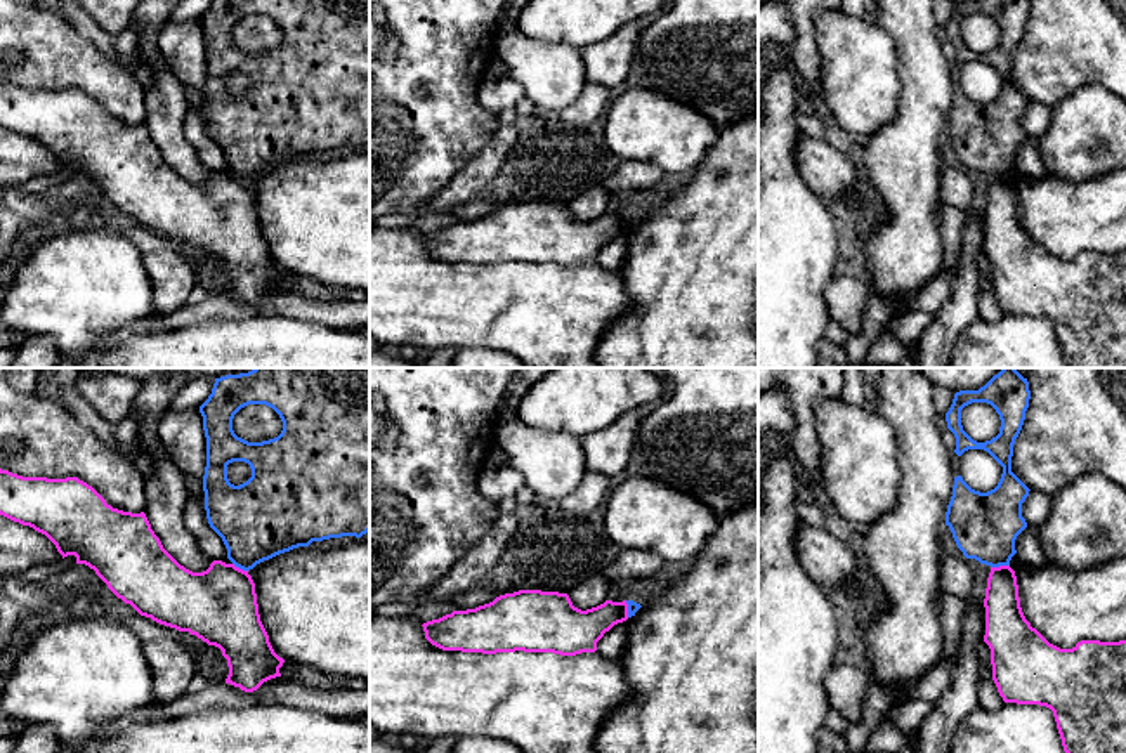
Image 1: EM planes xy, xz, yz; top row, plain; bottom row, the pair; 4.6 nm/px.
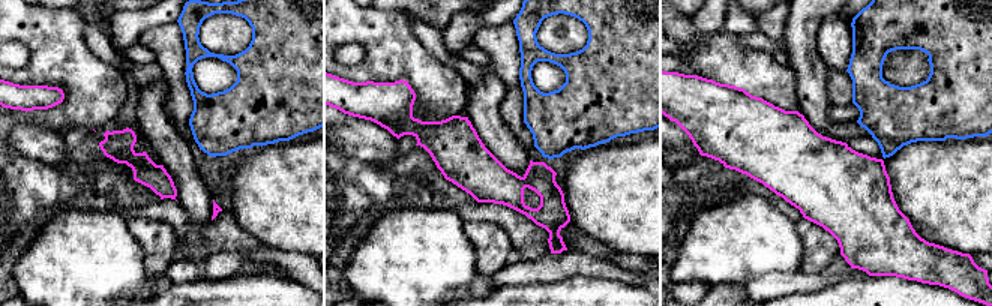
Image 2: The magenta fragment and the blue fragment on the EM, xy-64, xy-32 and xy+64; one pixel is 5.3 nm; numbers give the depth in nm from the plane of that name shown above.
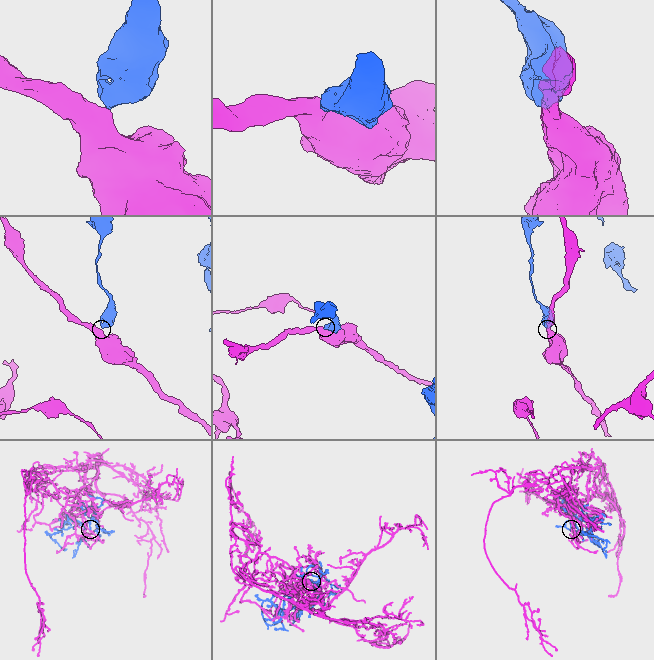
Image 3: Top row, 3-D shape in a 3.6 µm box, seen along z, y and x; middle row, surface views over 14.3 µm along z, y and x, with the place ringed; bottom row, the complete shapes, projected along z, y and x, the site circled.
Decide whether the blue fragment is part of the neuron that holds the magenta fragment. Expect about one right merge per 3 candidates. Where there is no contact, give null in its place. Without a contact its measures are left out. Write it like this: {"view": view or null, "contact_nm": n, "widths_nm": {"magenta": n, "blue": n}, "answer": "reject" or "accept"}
{"view": "yz", "contact_nm": 90, "widths_nm": {"magenta": 180, "blue": 300}, "answer": "reject"}

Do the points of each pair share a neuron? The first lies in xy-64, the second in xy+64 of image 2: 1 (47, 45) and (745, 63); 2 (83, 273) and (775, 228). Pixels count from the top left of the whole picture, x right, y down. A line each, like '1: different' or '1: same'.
1: same
2: same

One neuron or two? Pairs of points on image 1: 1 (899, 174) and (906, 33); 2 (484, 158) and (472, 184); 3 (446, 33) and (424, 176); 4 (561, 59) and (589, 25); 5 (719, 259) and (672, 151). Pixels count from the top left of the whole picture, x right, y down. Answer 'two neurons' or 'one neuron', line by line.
1: one neuron
2: one neuron
3: one neuron
4: two neurons
5: two neurons

